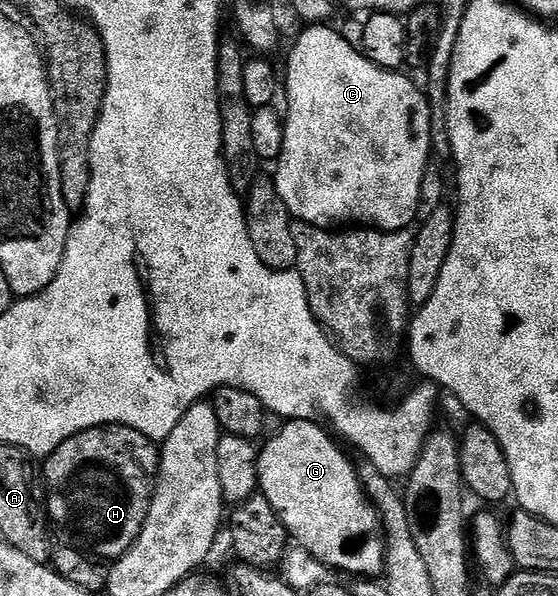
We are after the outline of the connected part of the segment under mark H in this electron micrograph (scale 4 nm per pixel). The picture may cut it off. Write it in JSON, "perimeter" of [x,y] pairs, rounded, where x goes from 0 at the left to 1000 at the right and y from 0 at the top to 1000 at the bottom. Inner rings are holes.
{"perimeter":[[[197,713],[165,716],[106,747],[79,772],[77,815],[84,832],[84,864],[97,886],[111,884],[133,913],[181,941],[208,941],[238,918],[263,861],[271,854],[274,819],[281,800],[285,750],[274,738],[233,716]]]}

